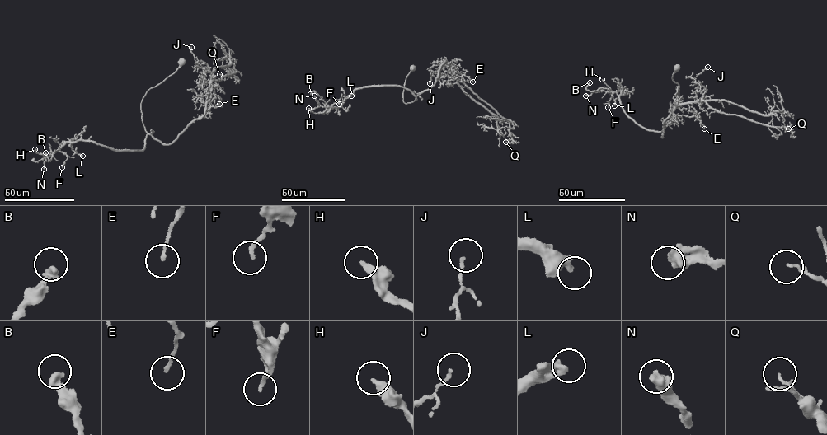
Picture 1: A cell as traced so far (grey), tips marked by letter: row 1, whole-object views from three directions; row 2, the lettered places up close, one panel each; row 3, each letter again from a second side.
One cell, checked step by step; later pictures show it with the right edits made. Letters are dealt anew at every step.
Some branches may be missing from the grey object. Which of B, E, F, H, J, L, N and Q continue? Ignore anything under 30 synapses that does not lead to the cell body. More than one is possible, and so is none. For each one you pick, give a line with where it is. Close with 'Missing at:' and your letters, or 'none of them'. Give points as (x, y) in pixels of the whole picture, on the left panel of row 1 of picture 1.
Missing at: none of them

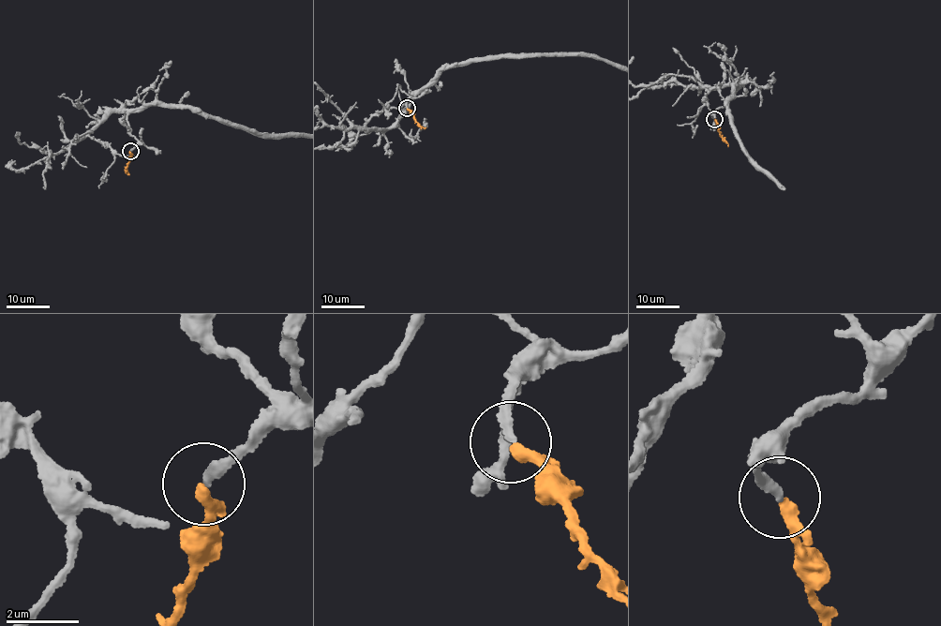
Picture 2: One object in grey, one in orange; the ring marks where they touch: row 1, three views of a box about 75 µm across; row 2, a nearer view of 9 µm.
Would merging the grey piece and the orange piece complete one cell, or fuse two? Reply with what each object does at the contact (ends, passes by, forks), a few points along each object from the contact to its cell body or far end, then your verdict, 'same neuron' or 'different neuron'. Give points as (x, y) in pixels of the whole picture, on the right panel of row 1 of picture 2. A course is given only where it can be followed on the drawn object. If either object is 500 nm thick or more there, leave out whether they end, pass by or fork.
grey ends | orange ends | orange via (715, 118), (716, 127), (728, 146) | same neuron

